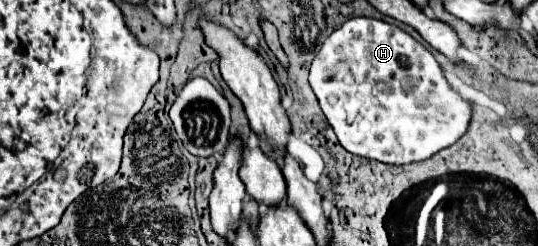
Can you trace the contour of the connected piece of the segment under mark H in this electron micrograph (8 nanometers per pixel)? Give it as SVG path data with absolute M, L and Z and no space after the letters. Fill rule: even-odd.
M350 18L326 38L312 62L310 86L338 142L350 154L384 164L404 166L428 160L442 148L456 144L472 118L472 102L450 88L436 58L398 26L374 18Z

